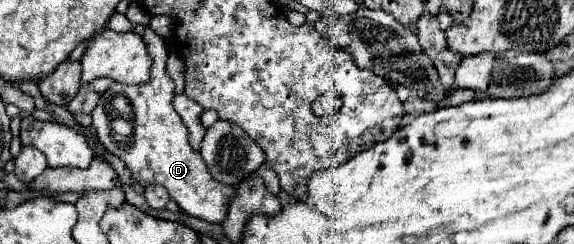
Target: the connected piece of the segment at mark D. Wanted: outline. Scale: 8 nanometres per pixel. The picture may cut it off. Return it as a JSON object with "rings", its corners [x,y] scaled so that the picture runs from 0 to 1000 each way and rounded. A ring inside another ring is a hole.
{"rings":[[[254,98],[247,164],[265,230],[261,328],[240,352],[199,336],[178,393],[160,459],[171,574],[202,639],[209,639],[230,697],[233,730],[247,754],[279,754],[310,828],[310,844],[348,902],[390,910],[397,885],[397,828],[408,811],[411,770],[390,762],[362,713],[355,656],[328,590],[328,533],[317,484],[300,443],[303,336],[289,295],[293,205],[286,164]]]}

